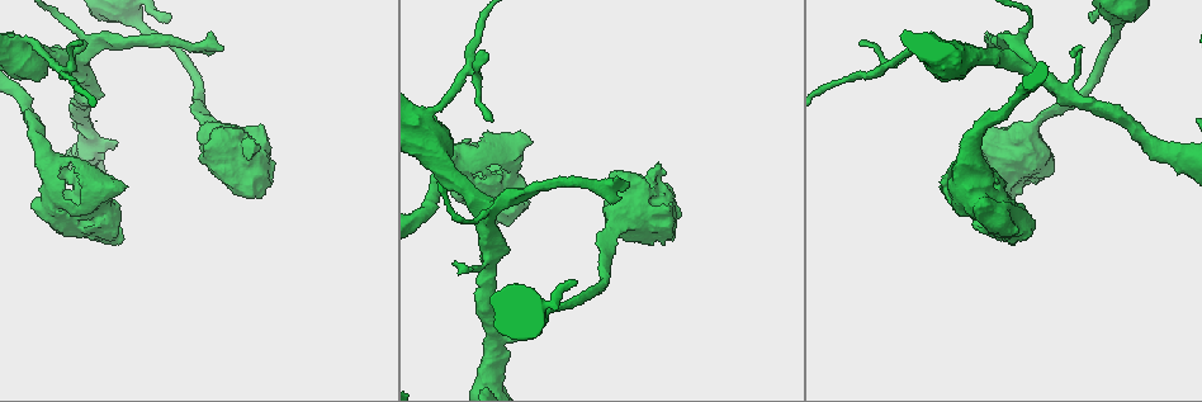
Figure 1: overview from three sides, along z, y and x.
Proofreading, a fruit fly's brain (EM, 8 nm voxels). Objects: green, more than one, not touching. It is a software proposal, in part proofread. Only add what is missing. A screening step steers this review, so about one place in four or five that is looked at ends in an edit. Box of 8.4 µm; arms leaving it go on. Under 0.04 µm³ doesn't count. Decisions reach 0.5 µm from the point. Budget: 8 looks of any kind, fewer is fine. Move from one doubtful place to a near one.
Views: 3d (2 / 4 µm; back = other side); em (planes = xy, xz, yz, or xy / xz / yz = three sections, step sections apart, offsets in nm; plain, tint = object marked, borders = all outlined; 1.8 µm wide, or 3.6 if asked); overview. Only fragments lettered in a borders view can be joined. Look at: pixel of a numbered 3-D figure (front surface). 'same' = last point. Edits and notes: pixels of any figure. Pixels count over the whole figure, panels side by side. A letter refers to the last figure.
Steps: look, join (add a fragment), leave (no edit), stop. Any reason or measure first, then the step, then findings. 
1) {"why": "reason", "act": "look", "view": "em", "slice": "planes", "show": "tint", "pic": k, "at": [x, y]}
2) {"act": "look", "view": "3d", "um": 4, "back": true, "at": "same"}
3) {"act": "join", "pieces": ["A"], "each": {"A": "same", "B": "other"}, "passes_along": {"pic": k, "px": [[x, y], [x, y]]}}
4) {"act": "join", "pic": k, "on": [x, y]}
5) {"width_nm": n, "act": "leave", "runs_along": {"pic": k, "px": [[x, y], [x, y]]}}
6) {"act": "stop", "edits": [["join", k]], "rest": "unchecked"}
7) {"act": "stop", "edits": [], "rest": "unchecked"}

{"why": "sharp bend", "act": "look", "view": "em", "slice": "planes", "show": "borders", "pic": 1, "at": [489, 363]}

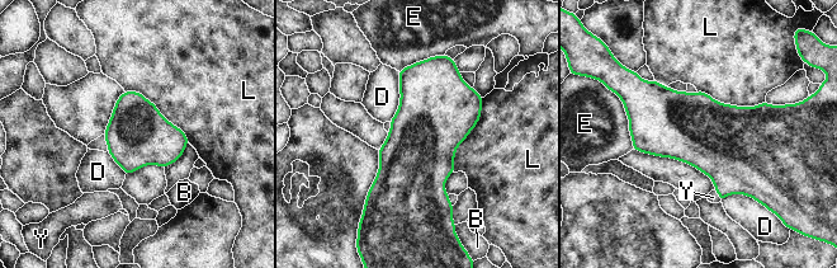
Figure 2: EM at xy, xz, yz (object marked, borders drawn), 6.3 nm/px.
{"act": "join", "pieces": ["Y"], "each": {"B": "other", "D": "other", "E": "other", "L": "other", "Y": "same"}, "passes_along": {"pic": 2, "px": [[739, 161], [718, 194], [713, 197]]}, "found": "it goes on there"}

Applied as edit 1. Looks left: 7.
{"act": "look", "view": "overview"}

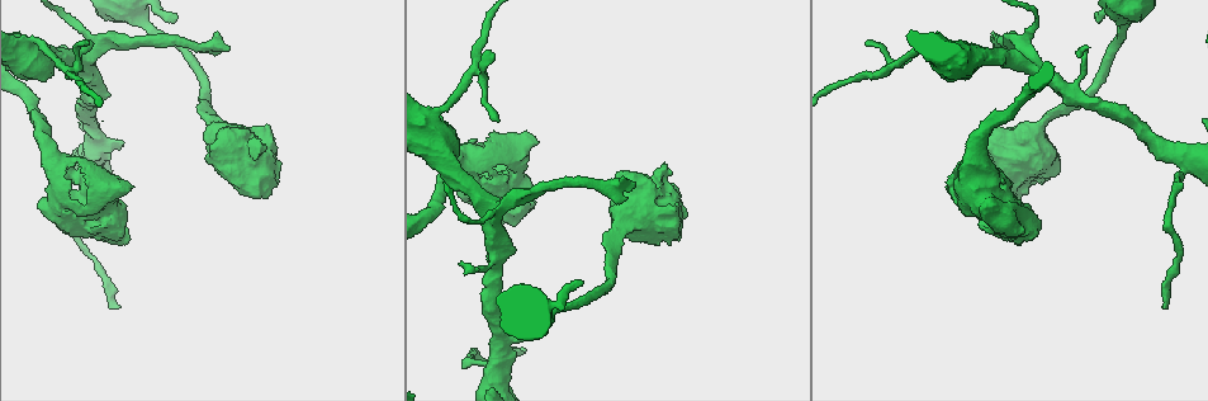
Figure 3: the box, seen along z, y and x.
{"why": "end of a long branch", "act": "look", "view": "em", "slice": "xz", "step": 4, "show": "borders", "pic": 3, "at": [1166, 306]}

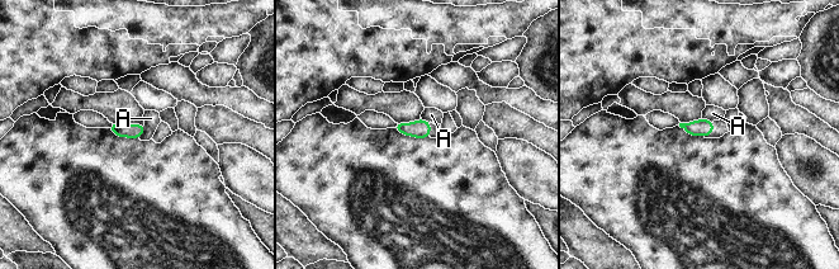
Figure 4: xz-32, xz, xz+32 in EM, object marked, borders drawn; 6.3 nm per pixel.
{"why": "cut it another way", "act": "look", "view": "em", "slice": "planes", "show": "borders", "at": "same"}

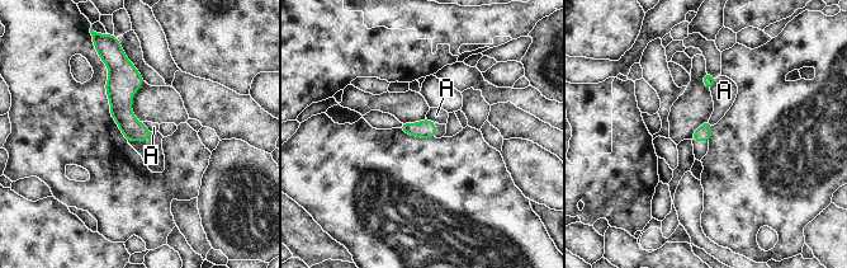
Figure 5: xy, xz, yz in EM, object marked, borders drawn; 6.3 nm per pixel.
{"act": "leave", "each": {"A": "other"}, "border": {"pic": 5, "px": [[717, 78], [710, 90]]}, "found": "none of them fits"}

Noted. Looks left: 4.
{"why": "end of a long branch", "act": "look", "view": "3d", "um": 4, "pic": 3, "at": [230, 49]}

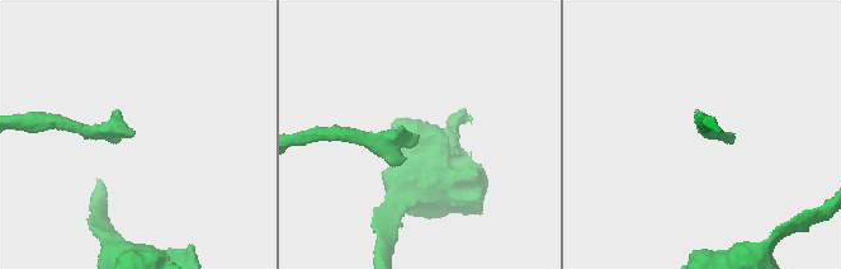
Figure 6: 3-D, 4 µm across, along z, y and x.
{"act": "look", "view": "em", "slice": "planes", "show": "borders", "pic": 6, "at": [700, 133]}

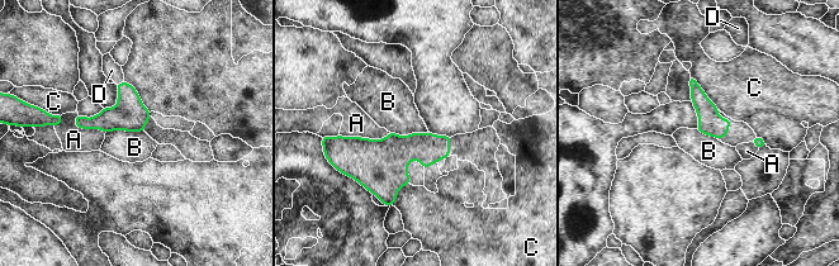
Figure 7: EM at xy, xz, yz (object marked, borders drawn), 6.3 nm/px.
{"width_nm": 150, "longest_contact_nm": ["A", 320], "act": "leave", "each": {"A": "other", "B": "other", "C": "other", "D": "other"}, "found": "none of them fits"}

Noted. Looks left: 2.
{"act": "stop", "edits": [["join", 2]], "rest": "unchecked"}

